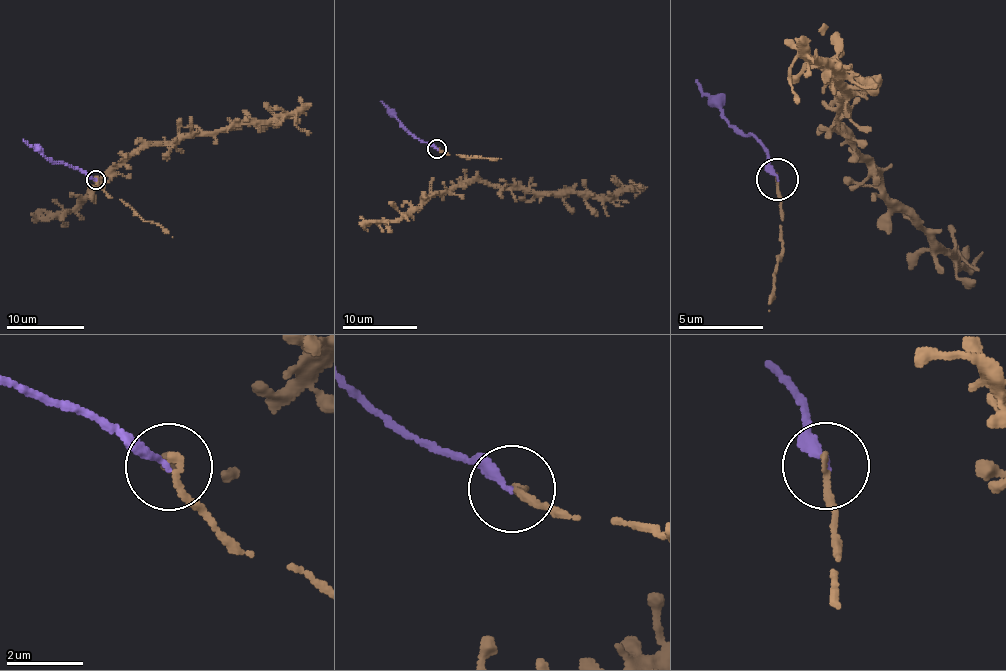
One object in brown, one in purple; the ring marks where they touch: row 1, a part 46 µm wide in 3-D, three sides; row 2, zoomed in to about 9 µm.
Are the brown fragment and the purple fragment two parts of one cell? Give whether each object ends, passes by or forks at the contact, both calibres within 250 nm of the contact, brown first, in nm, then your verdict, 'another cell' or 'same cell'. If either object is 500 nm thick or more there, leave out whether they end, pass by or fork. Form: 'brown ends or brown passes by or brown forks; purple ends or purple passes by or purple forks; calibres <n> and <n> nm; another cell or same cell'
brown ends; purple ends; calibres 150 and 200 nm; same cell

